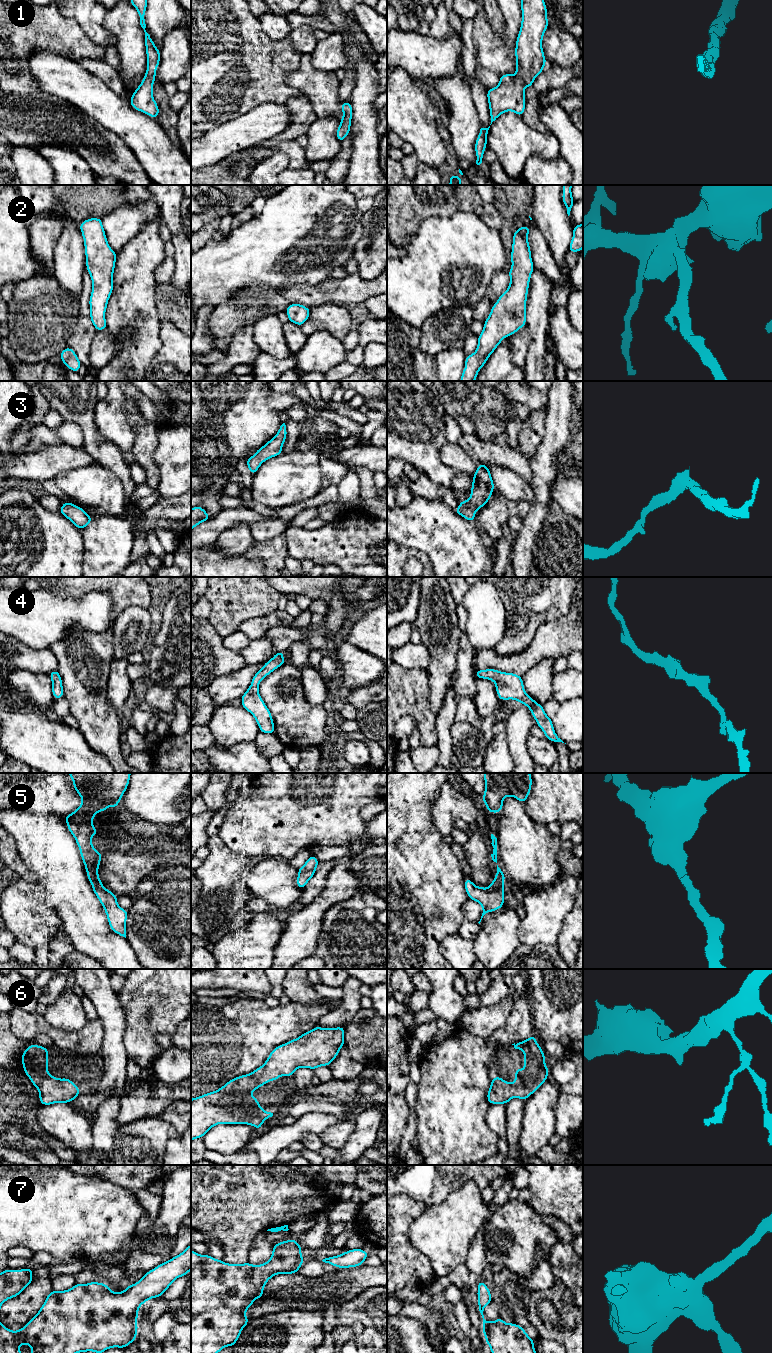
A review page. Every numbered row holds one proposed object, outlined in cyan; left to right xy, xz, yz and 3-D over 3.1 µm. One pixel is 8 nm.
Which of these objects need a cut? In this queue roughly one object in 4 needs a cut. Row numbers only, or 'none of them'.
none of them

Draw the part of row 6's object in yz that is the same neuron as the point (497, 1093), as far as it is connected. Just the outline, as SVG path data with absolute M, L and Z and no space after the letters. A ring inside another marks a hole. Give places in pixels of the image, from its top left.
M534 1035L512 1045L515 1049L524 1051L524 1070L519 1067L516 1069L513 1084L495 1076L487 1093L490 1104L507 1104L513 1097L525 1101L548 1078L546 1057Z

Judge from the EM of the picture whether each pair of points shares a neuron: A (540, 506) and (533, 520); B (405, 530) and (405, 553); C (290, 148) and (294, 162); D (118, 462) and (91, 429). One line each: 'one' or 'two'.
A: one
B: two
C: one
D: one

